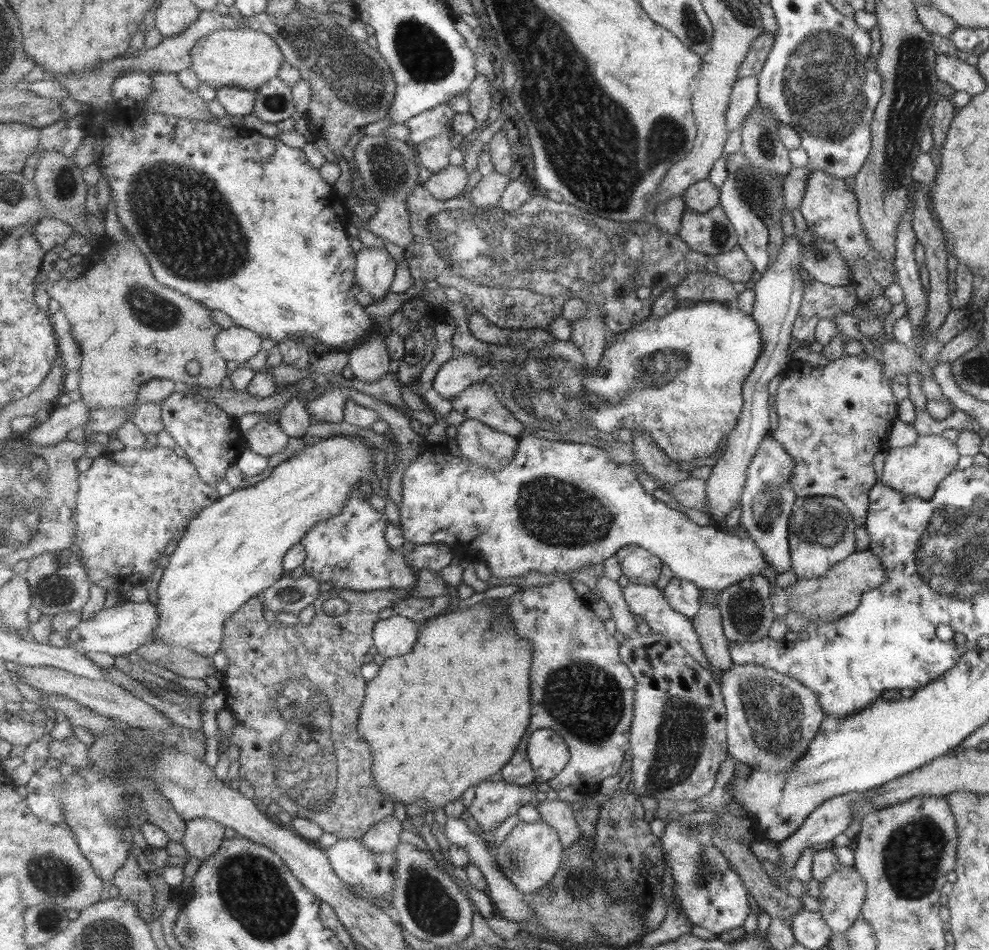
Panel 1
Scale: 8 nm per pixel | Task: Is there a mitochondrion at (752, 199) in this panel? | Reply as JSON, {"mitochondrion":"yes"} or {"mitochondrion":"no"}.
{"mitochondrion":"yes"}

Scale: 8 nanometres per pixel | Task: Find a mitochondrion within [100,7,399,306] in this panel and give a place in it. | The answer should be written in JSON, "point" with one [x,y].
{"point":[166,201]}

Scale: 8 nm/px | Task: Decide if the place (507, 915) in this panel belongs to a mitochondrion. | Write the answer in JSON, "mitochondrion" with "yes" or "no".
{"mitochondrion":"no"}

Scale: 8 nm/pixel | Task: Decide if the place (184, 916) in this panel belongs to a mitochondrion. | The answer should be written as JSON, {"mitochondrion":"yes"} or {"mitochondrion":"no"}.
{"mitochondrion":"no"}

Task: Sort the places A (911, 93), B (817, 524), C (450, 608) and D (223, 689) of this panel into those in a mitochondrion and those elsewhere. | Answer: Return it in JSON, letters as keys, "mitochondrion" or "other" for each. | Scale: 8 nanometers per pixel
{"A":"mitochondrion","B":"mitochondrion","C":"other","D":"other"}

